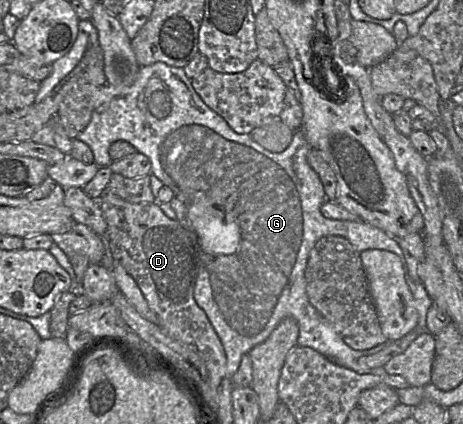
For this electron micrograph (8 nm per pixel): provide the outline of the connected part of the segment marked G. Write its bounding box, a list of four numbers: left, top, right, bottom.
[76,62,410,377]

